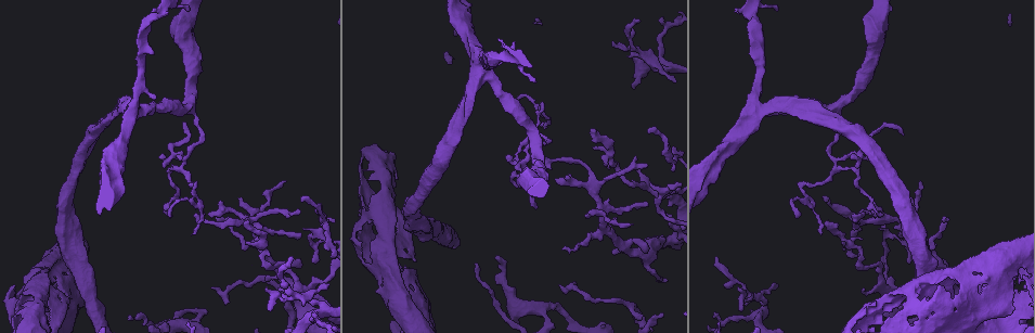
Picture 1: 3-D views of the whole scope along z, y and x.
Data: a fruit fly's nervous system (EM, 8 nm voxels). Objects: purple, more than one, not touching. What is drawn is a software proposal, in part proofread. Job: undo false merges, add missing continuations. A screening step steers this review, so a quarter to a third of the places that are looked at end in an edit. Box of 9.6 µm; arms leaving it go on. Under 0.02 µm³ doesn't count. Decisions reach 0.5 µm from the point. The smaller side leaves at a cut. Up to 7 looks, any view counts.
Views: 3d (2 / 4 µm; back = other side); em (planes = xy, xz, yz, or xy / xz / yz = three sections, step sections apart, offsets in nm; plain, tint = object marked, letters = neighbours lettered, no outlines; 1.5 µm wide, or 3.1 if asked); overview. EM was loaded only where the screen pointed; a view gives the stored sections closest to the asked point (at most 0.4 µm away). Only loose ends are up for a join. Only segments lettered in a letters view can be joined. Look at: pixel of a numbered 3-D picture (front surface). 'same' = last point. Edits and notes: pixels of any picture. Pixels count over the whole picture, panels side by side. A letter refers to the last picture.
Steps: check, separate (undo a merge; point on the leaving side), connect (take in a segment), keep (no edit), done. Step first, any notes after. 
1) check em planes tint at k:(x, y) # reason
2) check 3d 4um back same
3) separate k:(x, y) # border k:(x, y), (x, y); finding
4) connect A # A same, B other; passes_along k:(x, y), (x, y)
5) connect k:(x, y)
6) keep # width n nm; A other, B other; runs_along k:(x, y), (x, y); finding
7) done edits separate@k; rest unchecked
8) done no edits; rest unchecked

check 3d 2um at 1:(981, 317) # touches itself

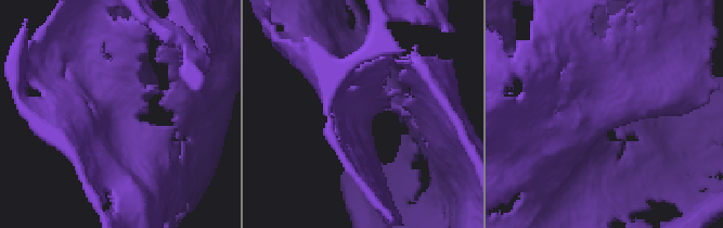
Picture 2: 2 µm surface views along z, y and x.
check em planes tint at 2:(594, 114)

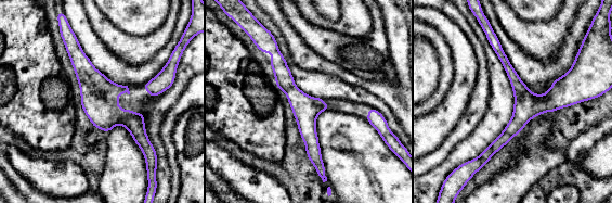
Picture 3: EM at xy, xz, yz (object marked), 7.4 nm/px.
check em planes letters same # see the neighbours

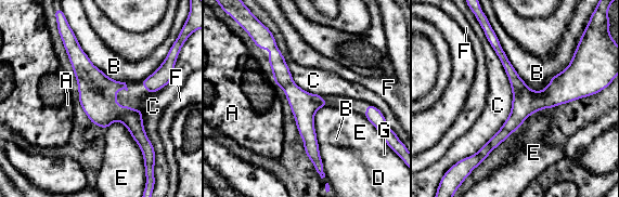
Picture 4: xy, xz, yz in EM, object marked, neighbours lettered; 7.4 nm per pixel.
keep # A other, B other, C other, D other, E other, F other, G other; border 4:(484, 29), (512, 107), (469, 156); continuous, no second cell

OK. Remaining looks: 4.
check em yz step 4 letters at 1:(172, 215) # tapers out

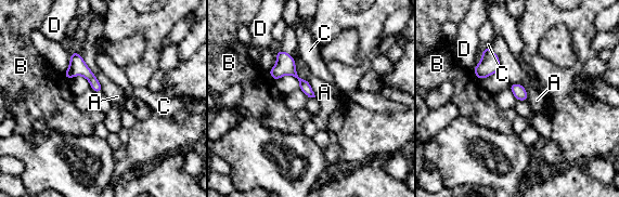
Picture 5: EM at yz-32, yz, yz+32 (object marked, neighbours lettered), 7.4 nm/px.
check em xy step 8 letters same

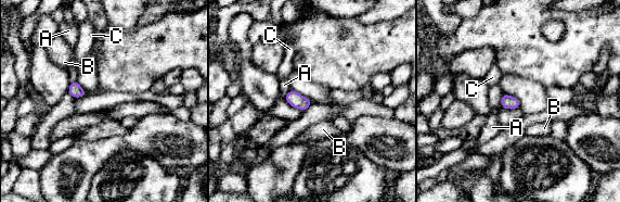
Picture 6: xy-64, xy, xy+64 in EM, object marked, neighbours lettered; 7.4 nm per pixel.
keep # longest_contact A 110 nm; A other, B other, C other; border 6:(503, 92), (501, 106); none of them fits

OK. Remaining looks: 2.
done no edits; rest unchecked

